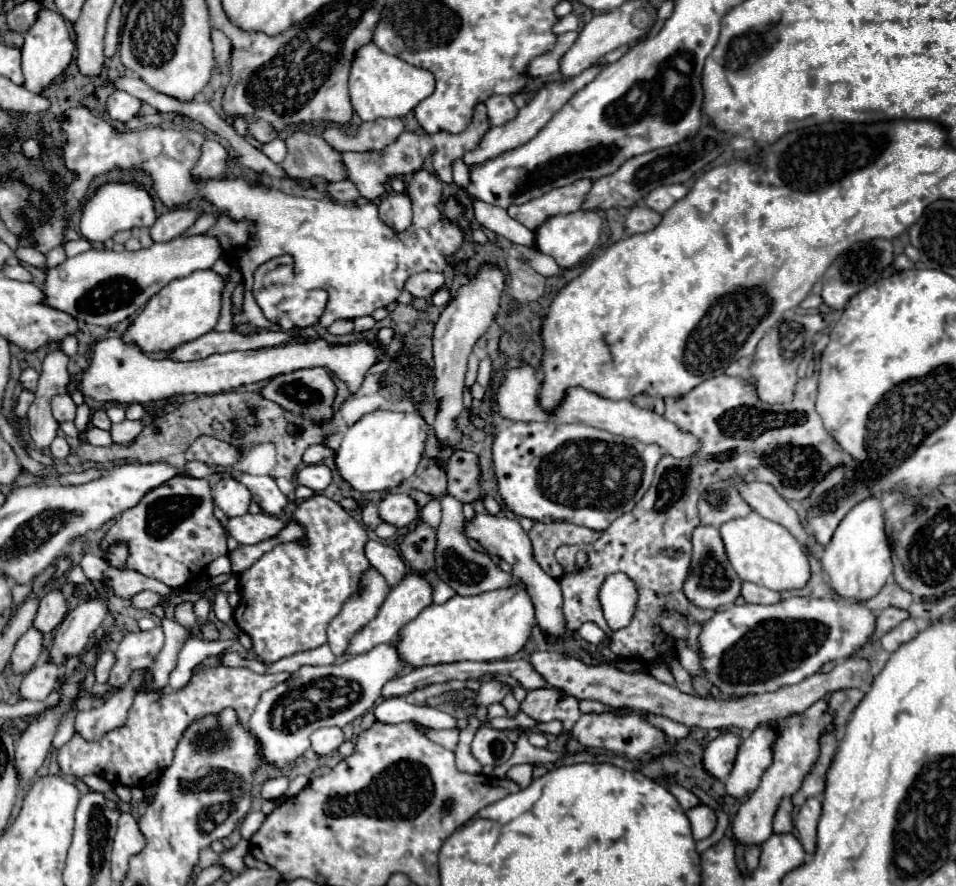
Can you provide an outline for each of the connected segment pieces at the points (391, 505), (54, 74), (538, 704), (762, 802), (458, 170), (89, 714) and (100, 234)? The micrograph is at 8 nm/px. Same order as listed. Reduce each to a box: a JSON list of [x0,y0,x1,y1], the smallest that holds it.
[[378,493,418,529],[22,9,74,93],[520,687,580,731],[732,699,832,845],[452,157,470,191],[76,671,144,741],[80,181,156,241]]

